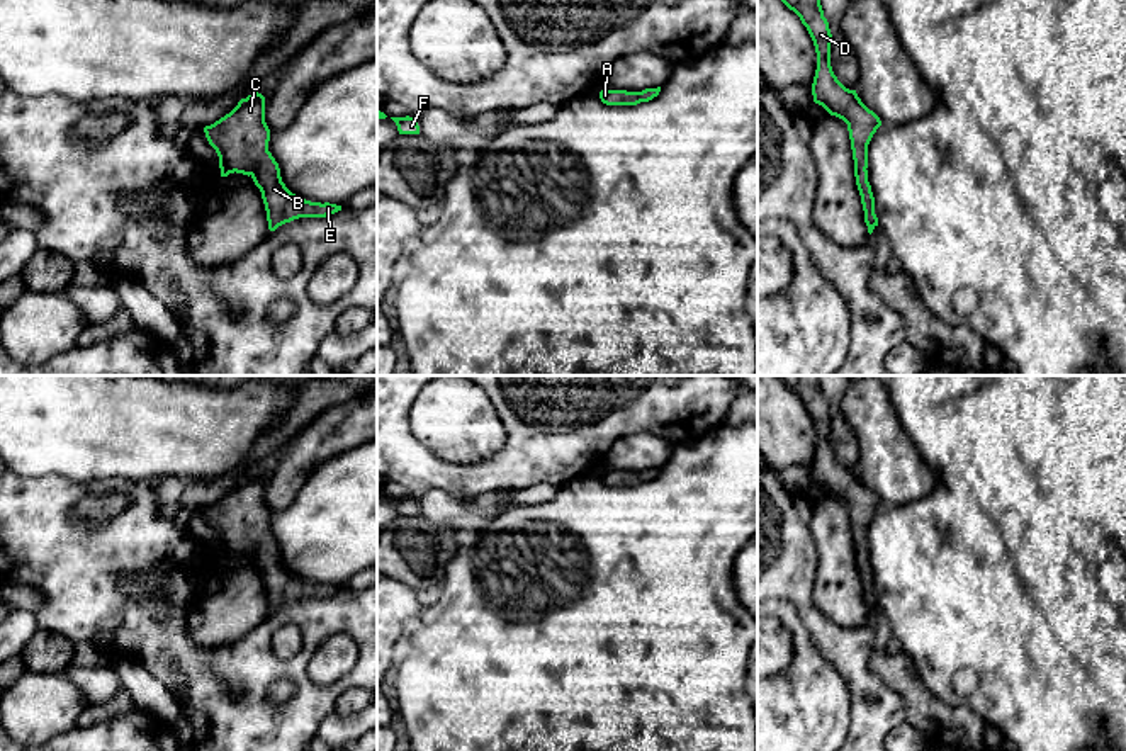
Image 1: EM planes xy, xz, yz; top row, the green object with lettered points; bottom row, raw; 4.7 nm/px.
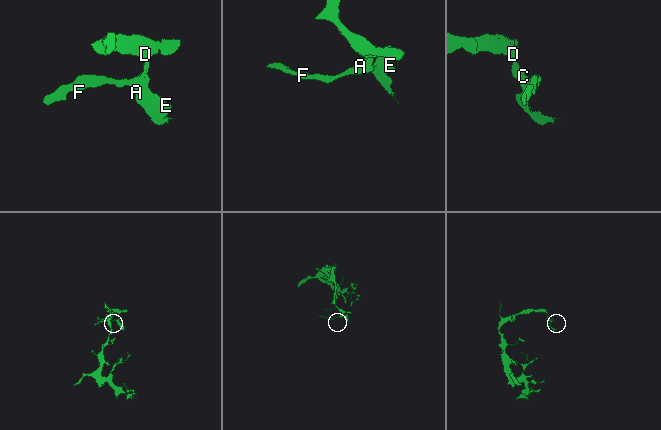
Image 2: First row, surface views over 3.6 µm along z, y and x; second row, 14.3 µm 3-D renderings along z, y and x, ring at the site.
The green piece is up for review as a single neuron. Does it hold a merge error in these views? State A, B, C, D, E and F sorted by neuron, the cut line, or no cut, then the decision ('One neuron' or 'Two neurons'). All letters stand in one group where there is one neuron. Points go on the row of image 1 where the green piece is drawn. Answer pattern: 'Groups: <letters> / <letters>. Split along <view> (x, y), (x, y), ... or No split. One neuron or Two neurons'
Groups: A B C D E F. No split. One neuron

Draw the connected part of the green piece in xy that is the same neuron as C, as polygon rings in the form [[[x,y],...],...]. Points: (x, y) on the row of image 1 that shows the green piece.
[[[262,93],[241,99],[229,114],[205,126],[204,133],[219,156],[221,177],[236,172],[253,178],[262,192],[270,231],[299,217],[326,217],[341,211],[336,204],[301,199],[285,187],[279,163],[268,151],[270,129]]]

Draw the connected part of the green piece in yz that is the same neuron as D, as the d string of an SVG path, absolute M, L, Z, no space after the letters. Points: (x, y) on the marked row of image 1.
M781 0L793 10L807 27L817 53L817 70L812 83L814 102L822 105L830 116L842 119L847 124L854 177L864 211L868 233L878 226L875 214L875 197L868 182L868 144L881 126L880 117L870 110L856 90L846 88L830 66L832 34L829 22L824 17L820 0Z

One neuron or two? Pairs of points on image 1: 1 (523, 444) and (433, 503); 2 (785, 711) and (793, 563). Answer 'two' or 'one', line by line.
1: two
2: two

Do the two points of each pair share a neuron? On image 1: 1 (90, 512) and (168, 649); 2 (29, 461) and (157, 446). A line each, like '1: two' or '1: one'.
1: two
2: one

